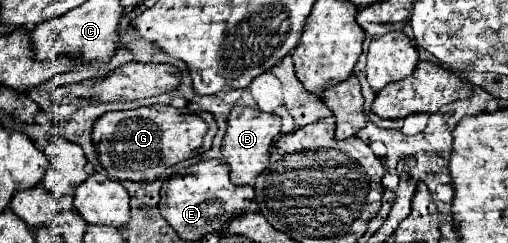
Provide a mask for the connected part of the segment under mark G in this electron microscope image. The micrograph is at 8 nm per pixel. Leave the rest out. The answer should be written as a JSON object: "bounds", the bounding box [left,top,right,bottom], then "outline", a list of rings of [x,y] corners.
{"bounds":[93,105,217,183],"outline":[[[151,105],[137,107],[129,111],[109,111],[99,117],[93,125],[93,145],[97,149],[99,163],[105,167],[107,175],[115,181],[139,181],[149,183],[165,177],[167,167],[181,163],[189,157],[203,155],[213,137],[217,135],[217,125],[211,115],[207,121],[195,113],[181,113],[171,105]]]}

